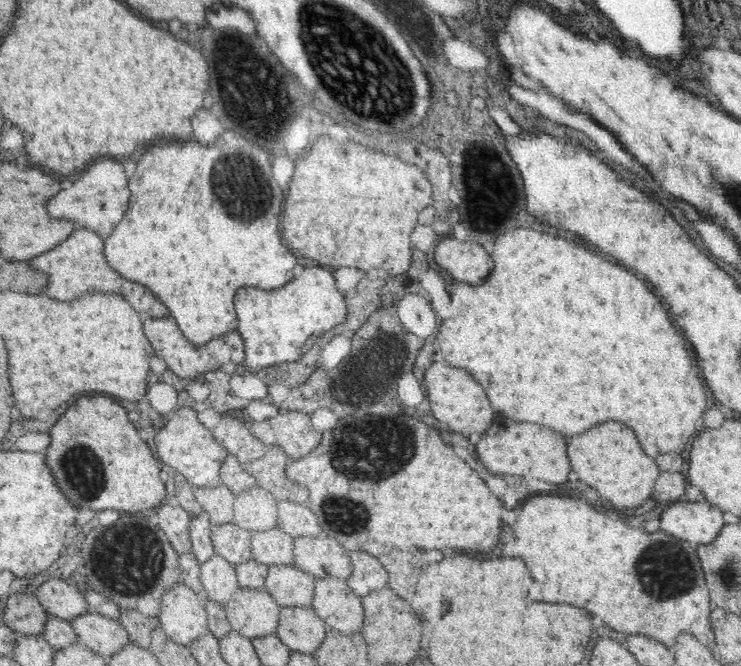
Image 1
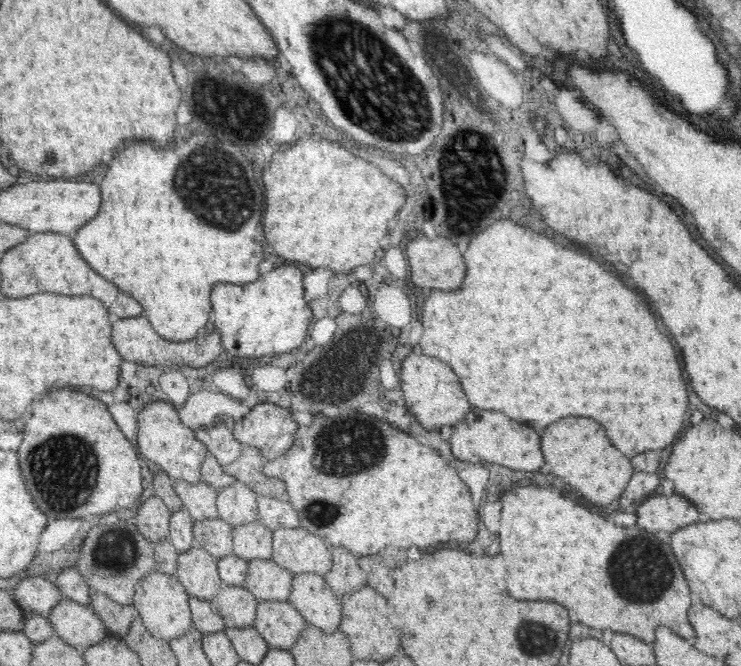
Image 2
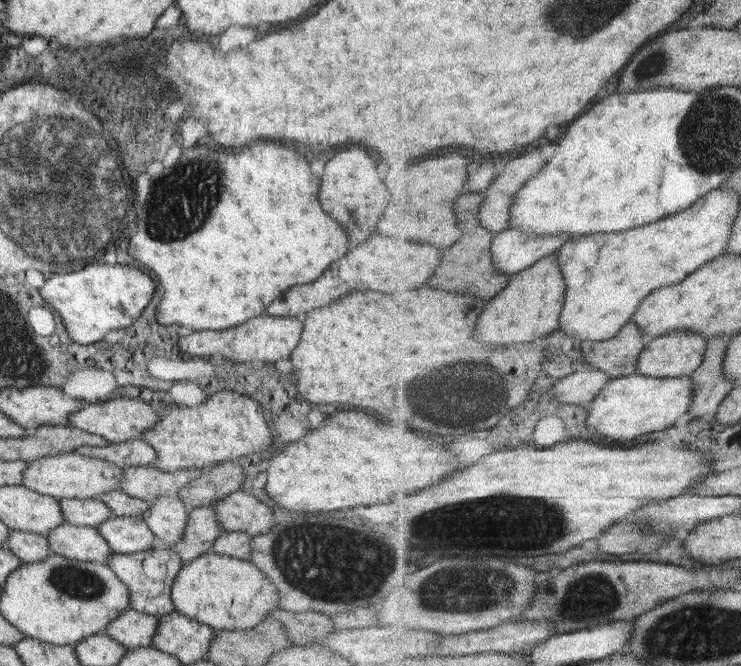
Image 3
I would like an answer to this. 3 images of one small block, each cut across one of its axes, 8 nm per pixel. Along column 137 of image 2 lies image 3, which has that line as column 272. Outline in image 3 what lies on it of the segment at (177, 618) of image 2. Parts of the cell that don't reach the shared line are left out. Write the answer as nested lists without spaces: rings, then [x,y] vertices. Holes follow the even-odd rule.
[[[211,550],[183,564],[170,587],[170,598],[178,614],[216,630],[250,629],[278,607],[278,590],[258,566]]]

